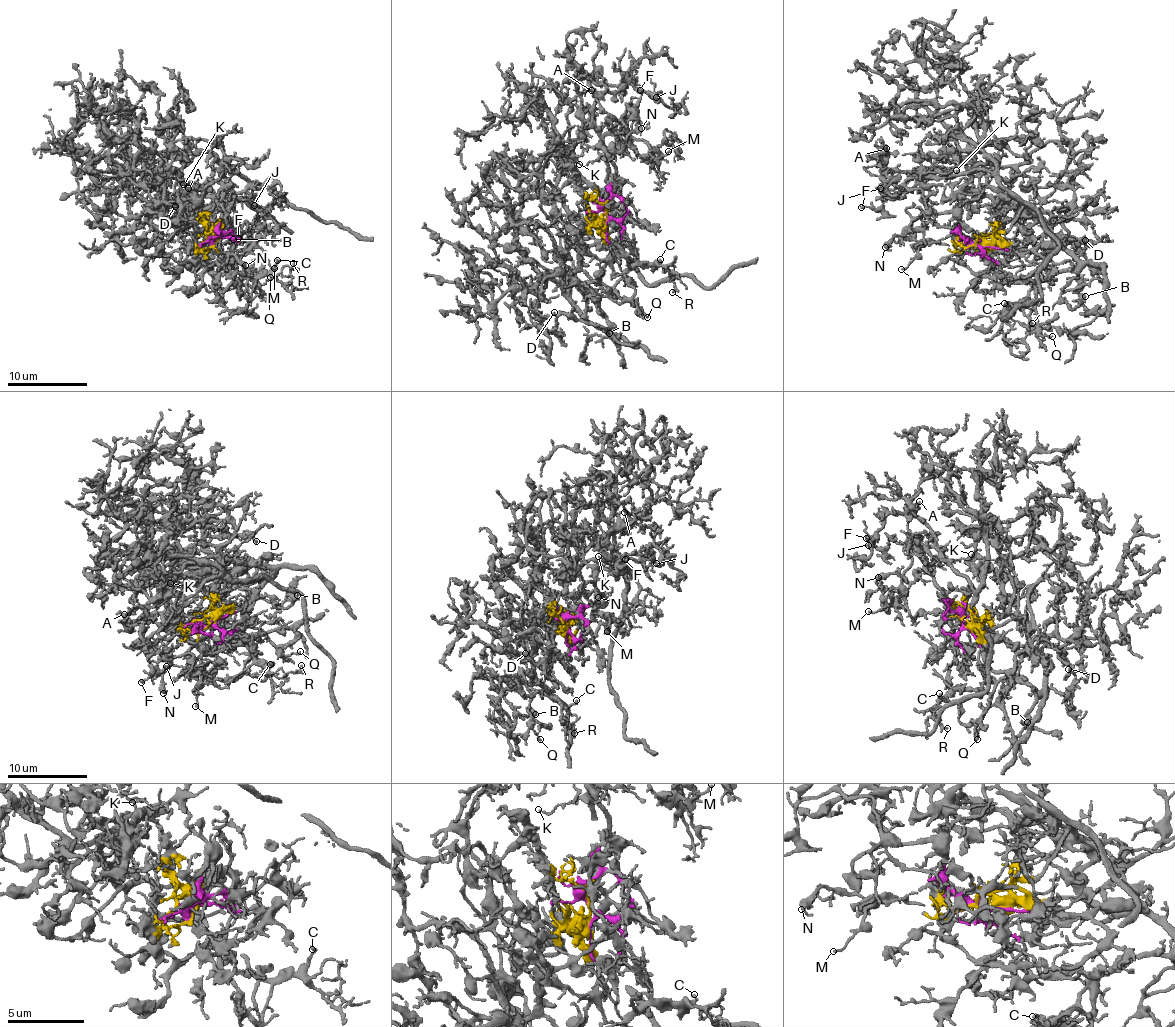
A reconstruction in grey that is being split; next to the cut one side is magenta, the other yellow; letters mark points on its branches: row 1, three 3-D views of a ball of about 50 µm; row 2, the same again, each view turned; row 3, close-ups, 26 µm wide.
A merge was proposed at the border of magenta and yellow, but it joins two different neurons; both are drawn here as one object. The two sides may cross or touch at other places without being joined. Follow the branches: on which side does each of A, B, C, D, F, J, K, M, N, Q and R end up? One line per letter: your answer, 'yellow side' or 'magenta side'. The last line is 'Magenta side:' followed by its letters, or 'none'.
A: magenta side
B: yellow side
C: yellow side
D: yellow side
F: magenta side
J: magenta side
K: magenta side
M: magenta side
N: magenta side
Q: yellow side
R: yellow side
Magenta side: A, F, J, K, M, N

